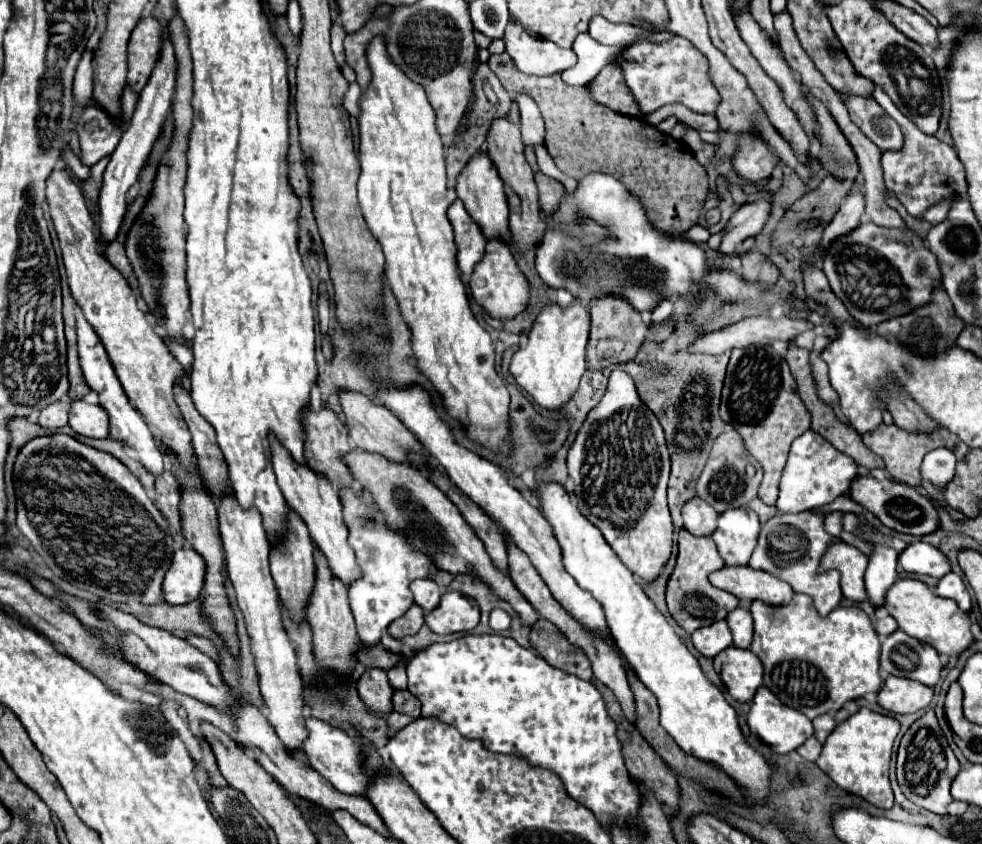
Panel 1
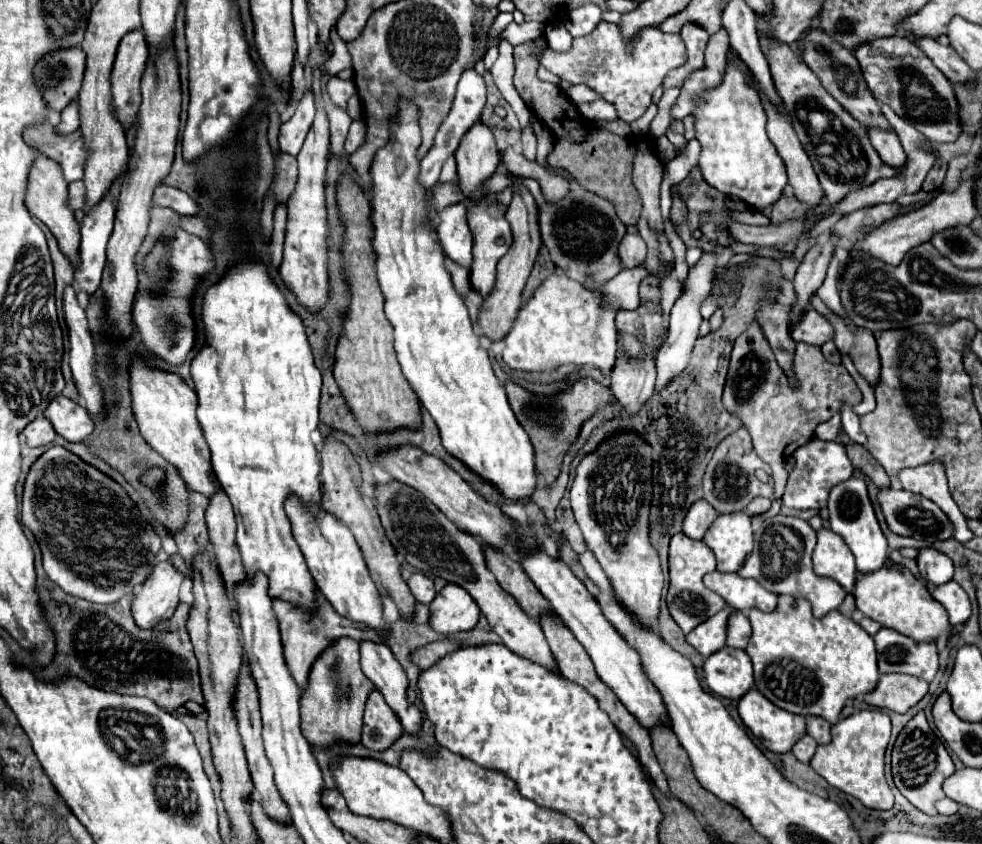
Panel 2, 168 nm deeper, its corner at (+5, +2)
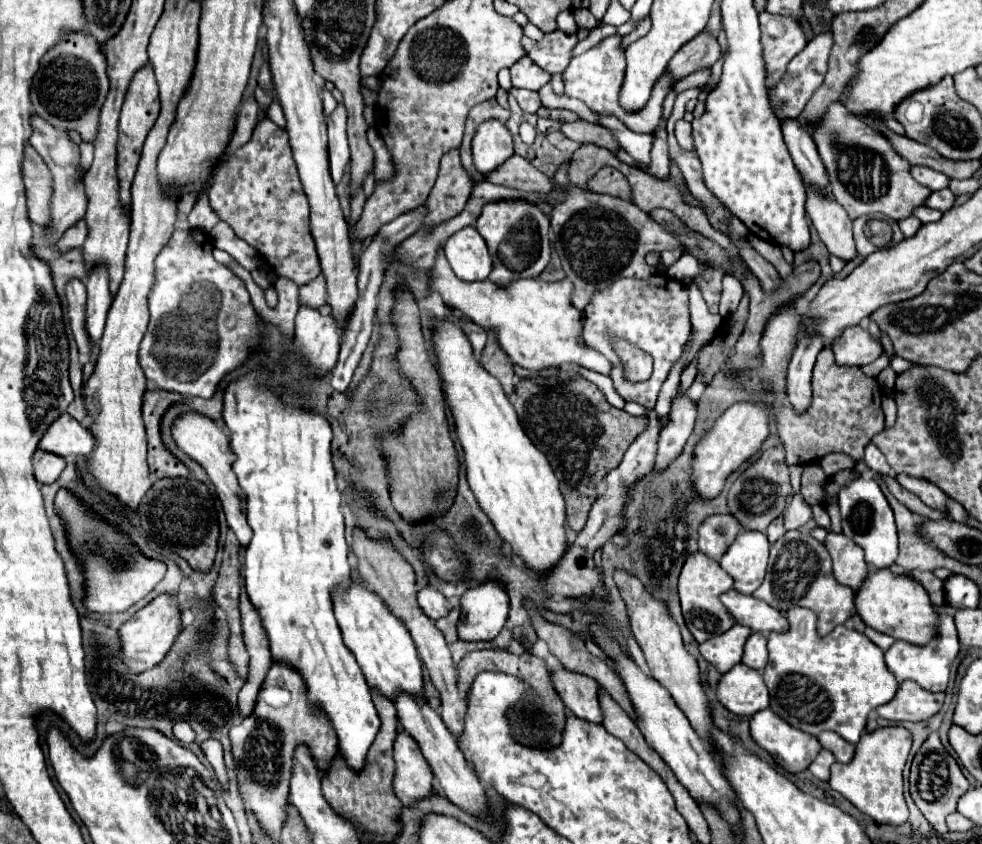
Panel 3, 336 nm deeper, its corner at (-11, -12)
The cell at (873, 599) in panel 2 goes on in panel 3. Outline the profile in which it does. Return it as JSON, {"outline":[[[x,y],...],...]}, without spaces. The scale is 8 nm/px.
{"outline":[[[882,568],[880,572],[870,570],[864,578],[864,584],[856,590],[854,596],[856,612],[862,622],[882,634],[888,634],[896,640],[906,640],[912,644],[926,644],[936,636],[938,616],[932,608],[928,592],[920,582],[906,574],[894,574],[890,568]]]}

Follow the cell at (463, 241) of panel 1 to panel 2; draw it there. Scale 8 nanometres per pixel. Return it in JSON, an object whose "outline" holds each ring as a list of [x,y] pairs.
{"outline":[[[458,202],[440,212],[440,224],[436,228],[440,244],[450,260],[470,268],[472,264],[472,234],[468,228],[468,206]]]}

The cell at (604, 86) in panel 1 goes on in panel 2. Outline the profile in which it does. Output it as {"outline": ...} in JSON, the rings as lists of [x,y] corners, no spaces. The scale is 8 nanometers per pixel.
{"outline":[[[576,84],[576,86],[570,86],[570,88],[566,90],[566,96],[568,96],[572,102],[576,102],[576,104],[594,102],[596,98],[602,98],[596,90],[592,90],[592,88],[590,88],[590,86],[586,86],[586,84]]]}

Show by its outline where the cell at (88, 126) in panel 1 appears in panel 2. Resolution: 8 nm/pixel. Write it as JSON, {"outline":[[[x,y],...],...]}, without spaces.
{"outline":[[[42,124],[42,126],[26,128],[24,140],[30,146],[38,148],[44,156],[56,160],[62,166],[64,178],[68,182],[82,178],[84,162],[88,158],[88,148],[84,146],[82,130],[76,130],[68,136],[60,136],[54,132],[50,124]]]}

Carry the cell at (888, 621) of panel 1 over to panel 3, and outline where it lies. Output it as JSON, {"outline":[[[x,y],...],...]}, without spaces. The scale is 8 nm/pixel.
{"outline":[[[866,628],[864,634],[866,634],[878,648],[882,648],[882,650],[888,650],[888,648],[894,644],[894,638],[890,638],[890,636],[882,634],[882,632],[876,632],[876,630],[872,630],[872,628]]]}

